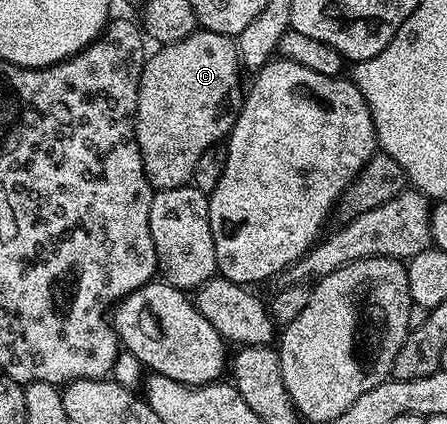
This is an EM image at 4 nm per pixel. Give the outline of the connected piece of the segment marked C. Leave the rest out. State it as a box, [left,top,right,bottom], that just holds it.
[135,30,243,189]

